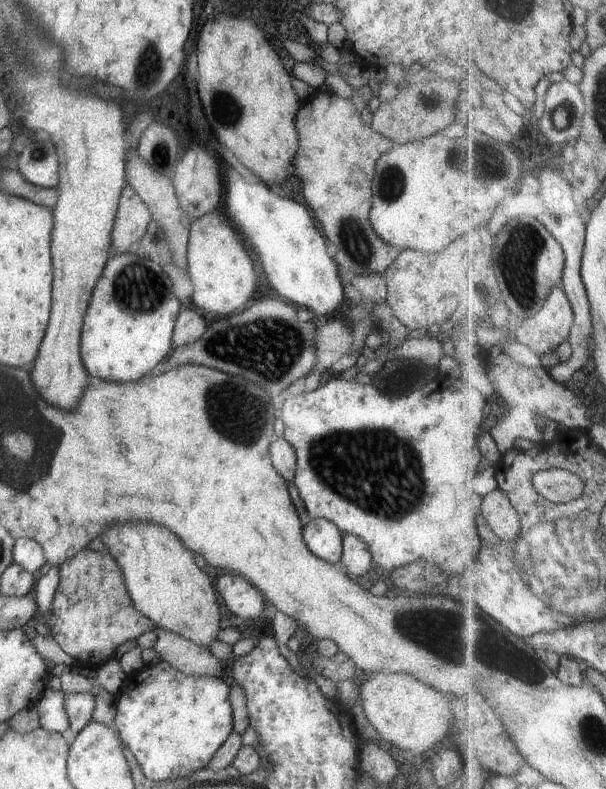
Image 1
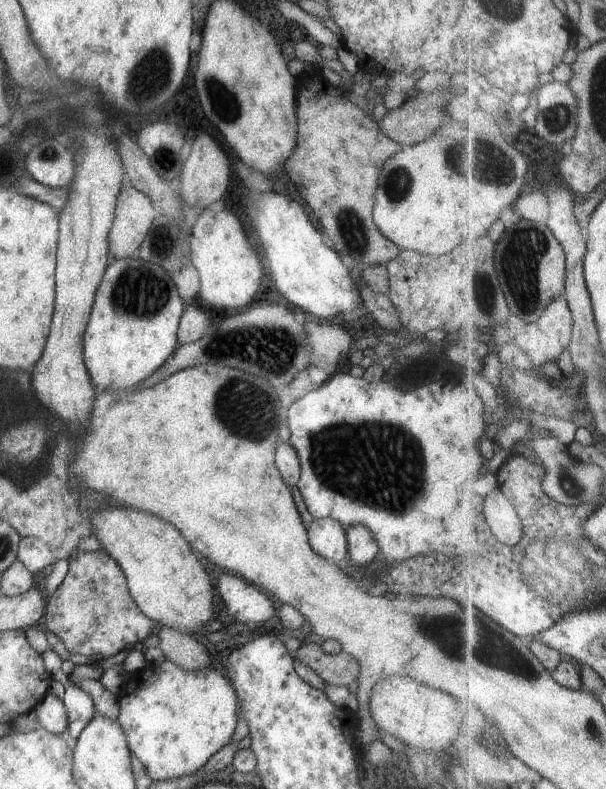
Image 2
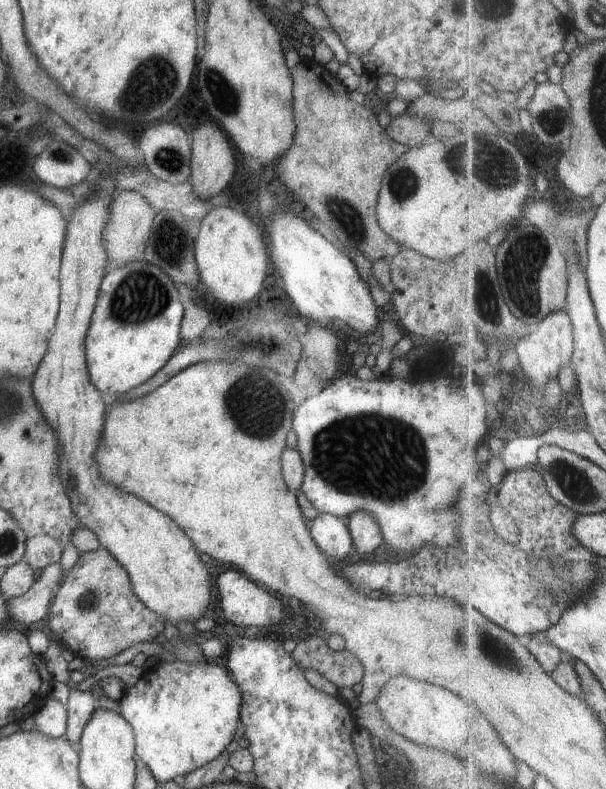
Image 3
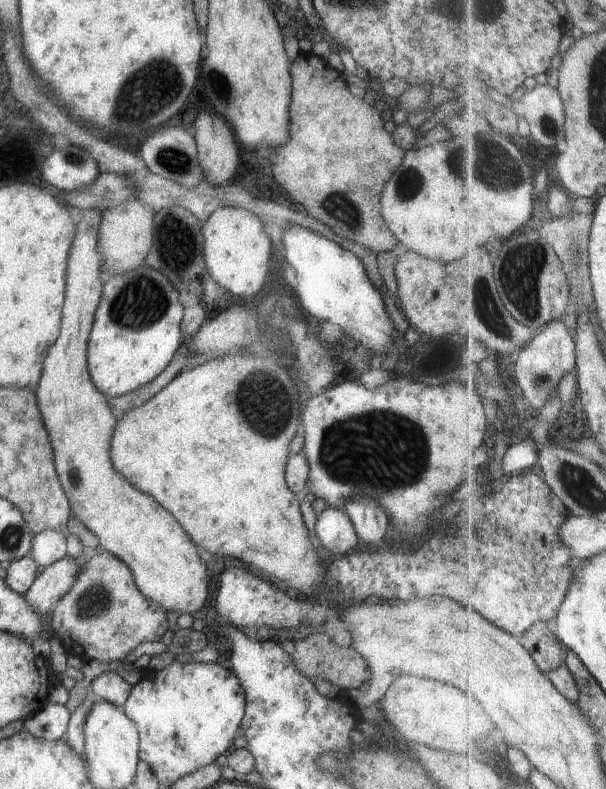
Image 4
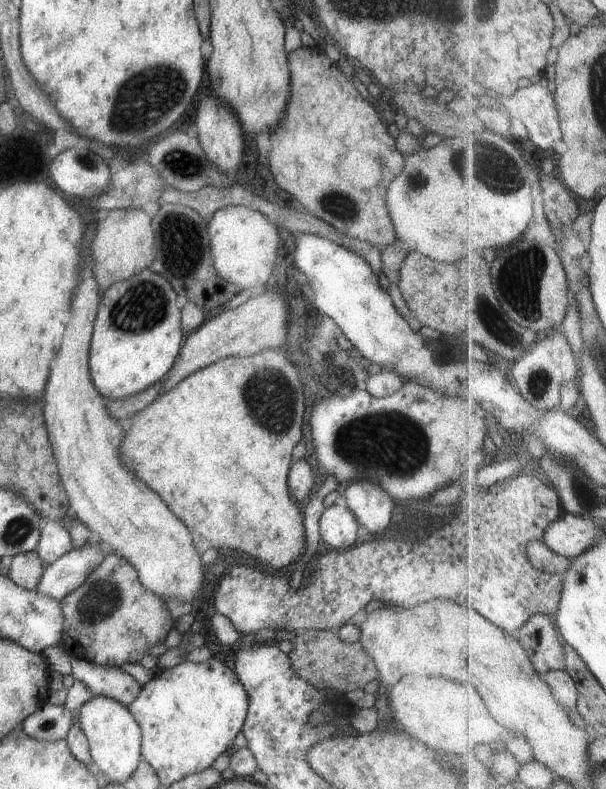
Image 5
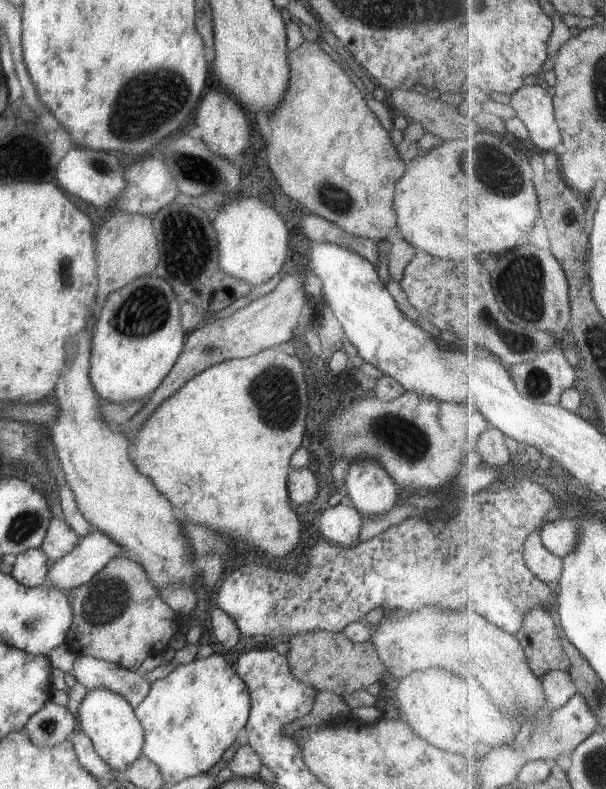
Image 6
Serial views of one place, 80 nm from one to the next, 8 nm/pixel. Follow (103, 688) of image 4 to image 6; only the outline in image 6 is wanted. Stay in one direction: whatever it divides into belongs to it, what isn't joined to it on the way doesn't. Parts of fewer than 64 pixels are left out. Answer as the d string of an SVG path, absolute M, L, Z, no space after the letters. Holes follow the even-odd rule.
M83 655L75 657L70 673L88 691L97 687L115 691L133 708L143 700L151 684L136 670Z

